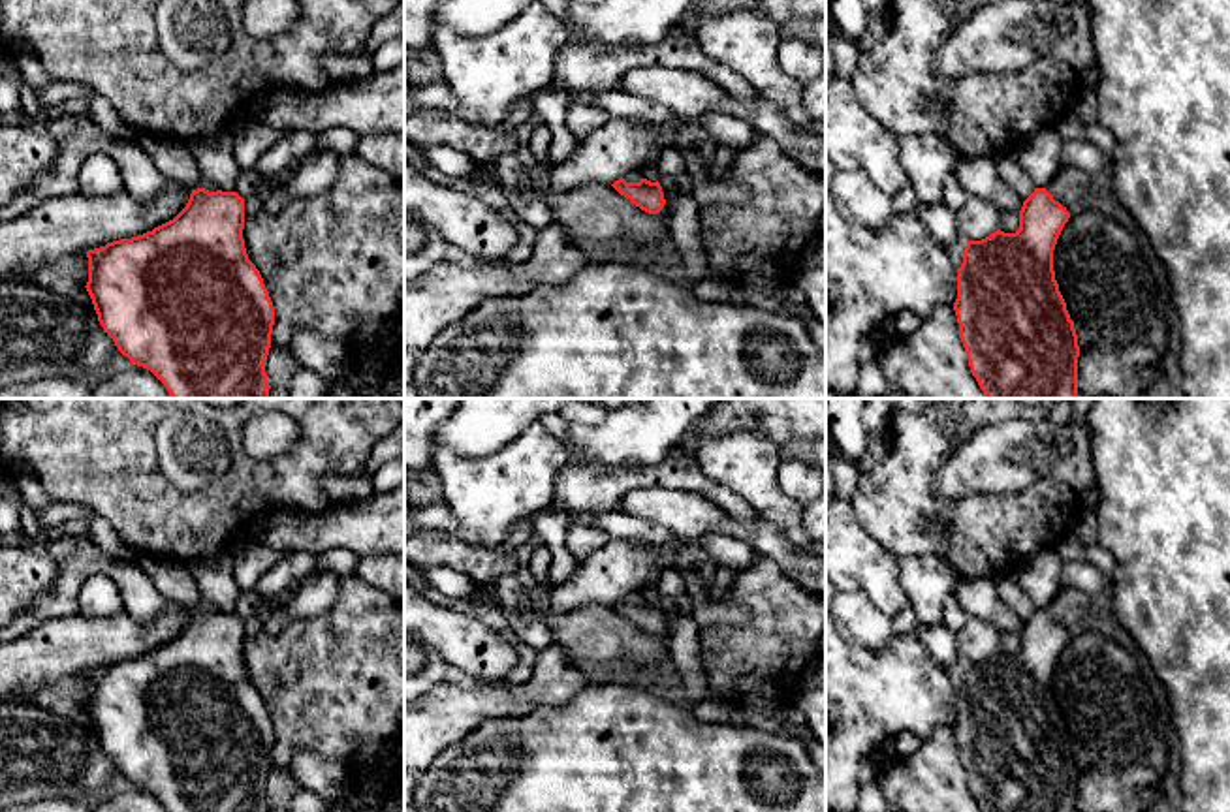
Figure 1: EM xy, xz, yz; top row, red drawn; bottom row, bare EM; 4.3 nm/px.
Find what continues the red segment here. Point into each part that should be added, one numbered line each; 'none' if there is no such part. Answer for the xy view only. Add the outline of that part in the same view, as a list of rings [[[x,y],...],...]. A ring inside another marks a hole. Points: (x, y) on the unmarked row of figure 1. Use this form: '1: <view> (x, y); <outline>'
none

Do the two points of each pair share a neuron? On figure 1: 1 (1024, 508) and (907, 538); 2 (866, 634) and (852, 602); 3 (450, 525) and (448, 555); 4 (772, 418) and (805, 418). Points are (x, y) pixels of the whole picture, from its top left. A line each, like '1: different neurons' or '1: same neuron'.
1: same neuron
2: same neuron
3: different neurons
4: same neuron

